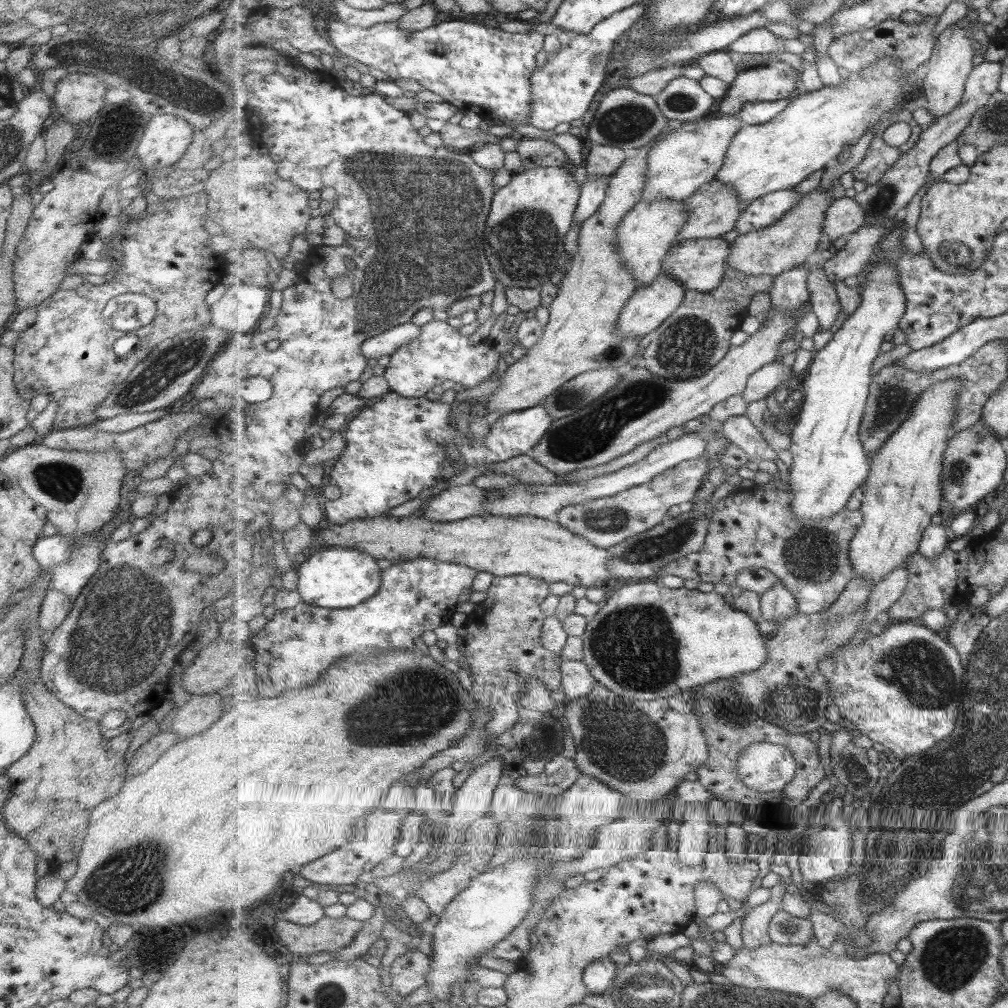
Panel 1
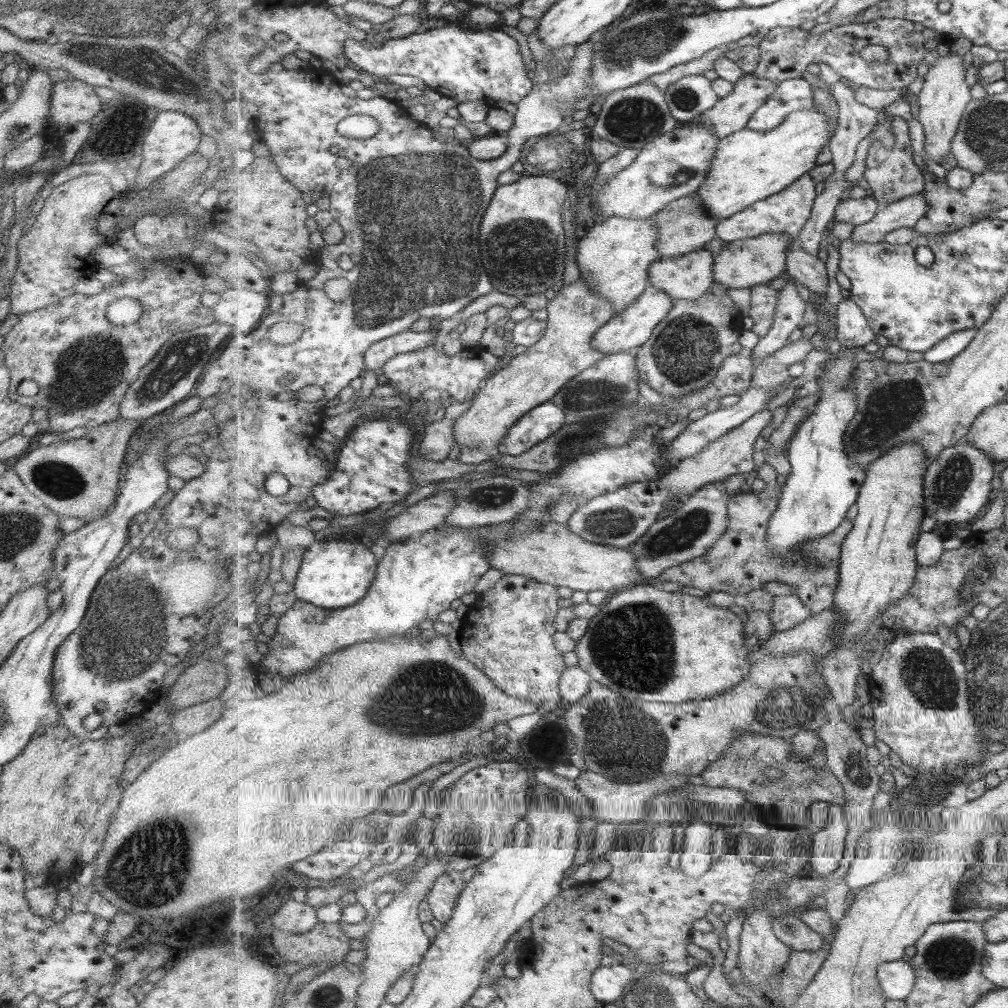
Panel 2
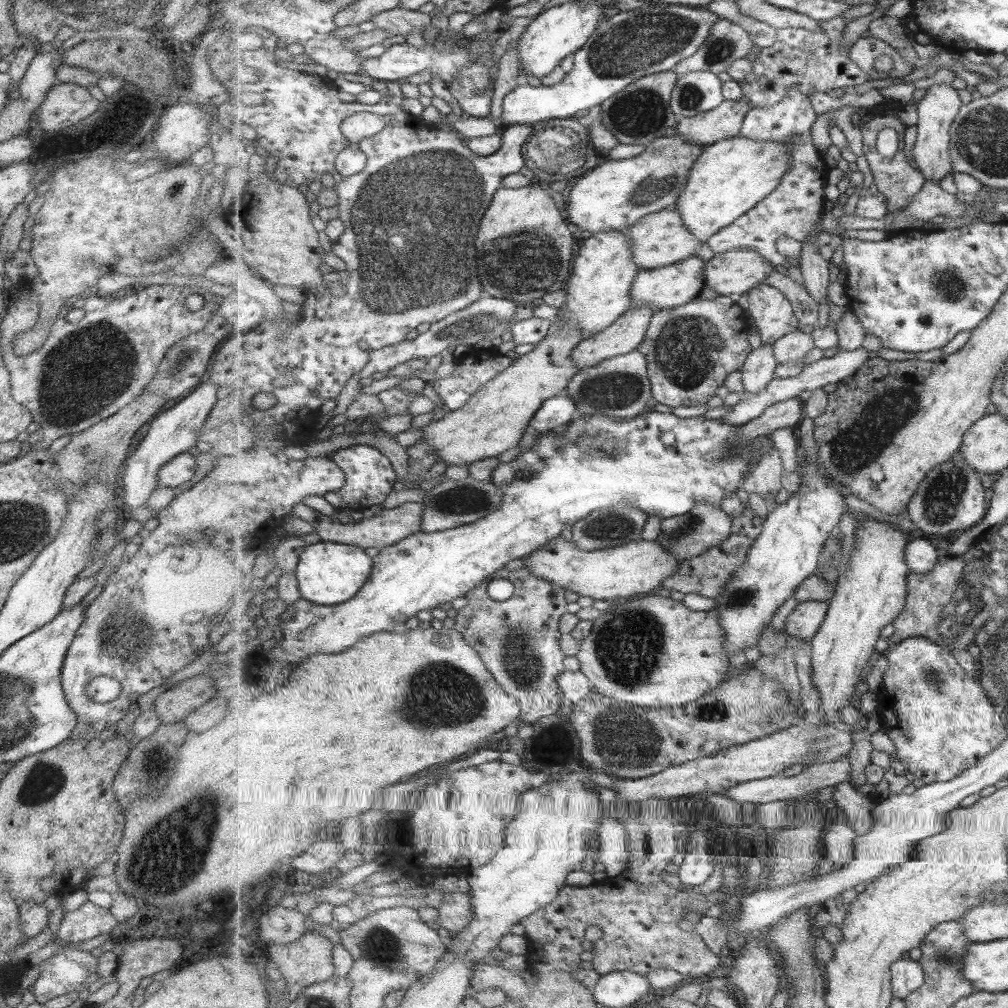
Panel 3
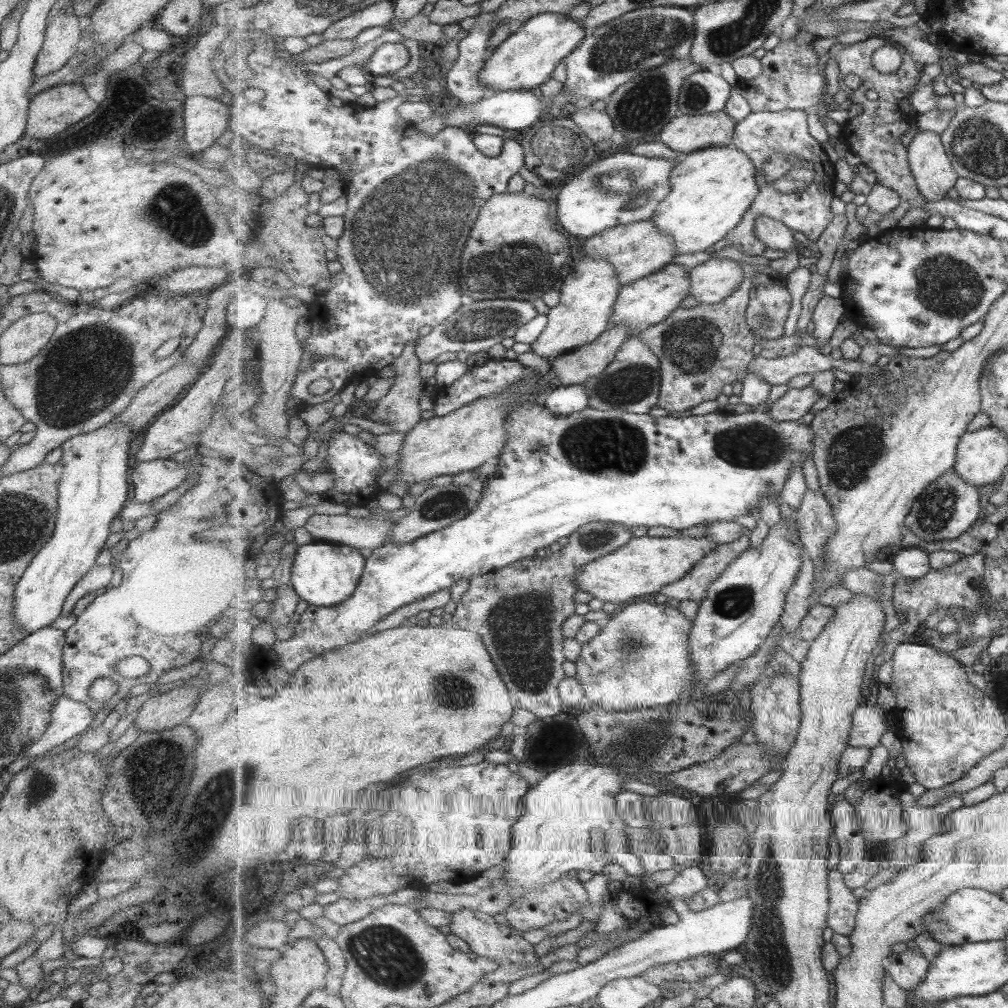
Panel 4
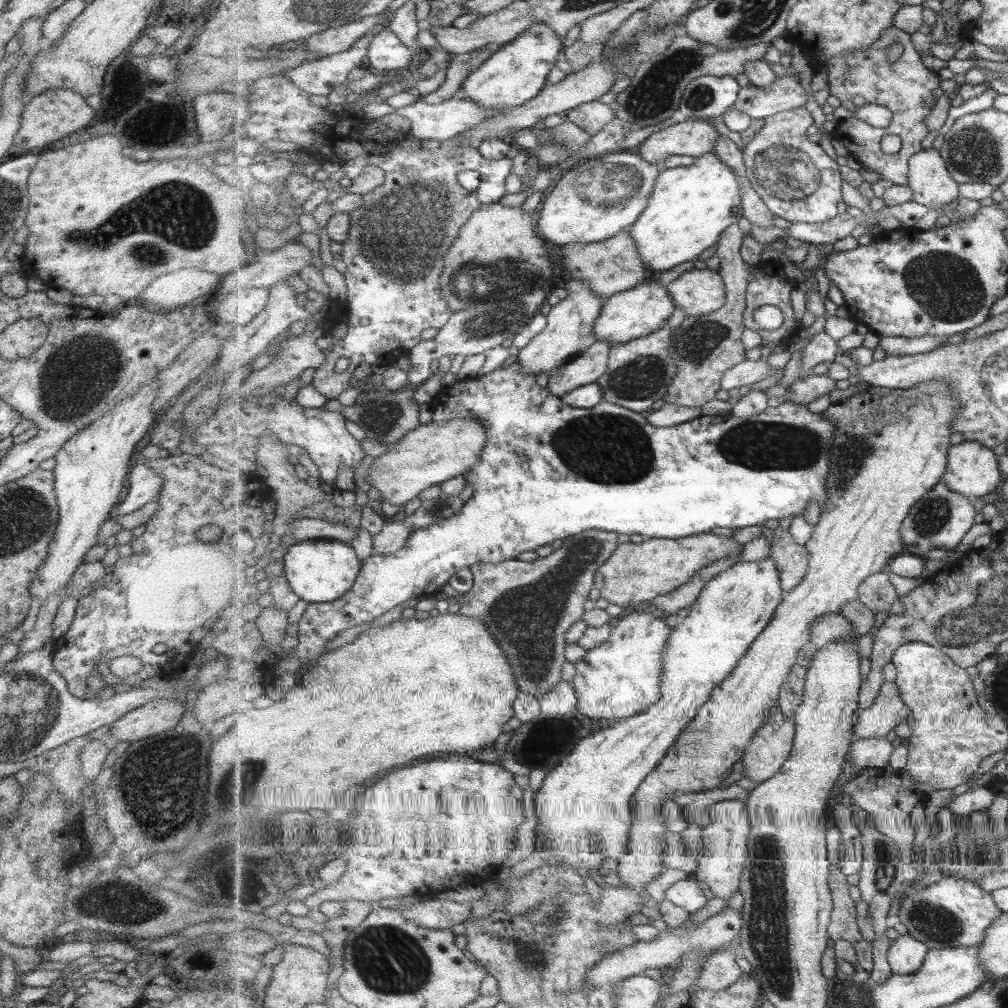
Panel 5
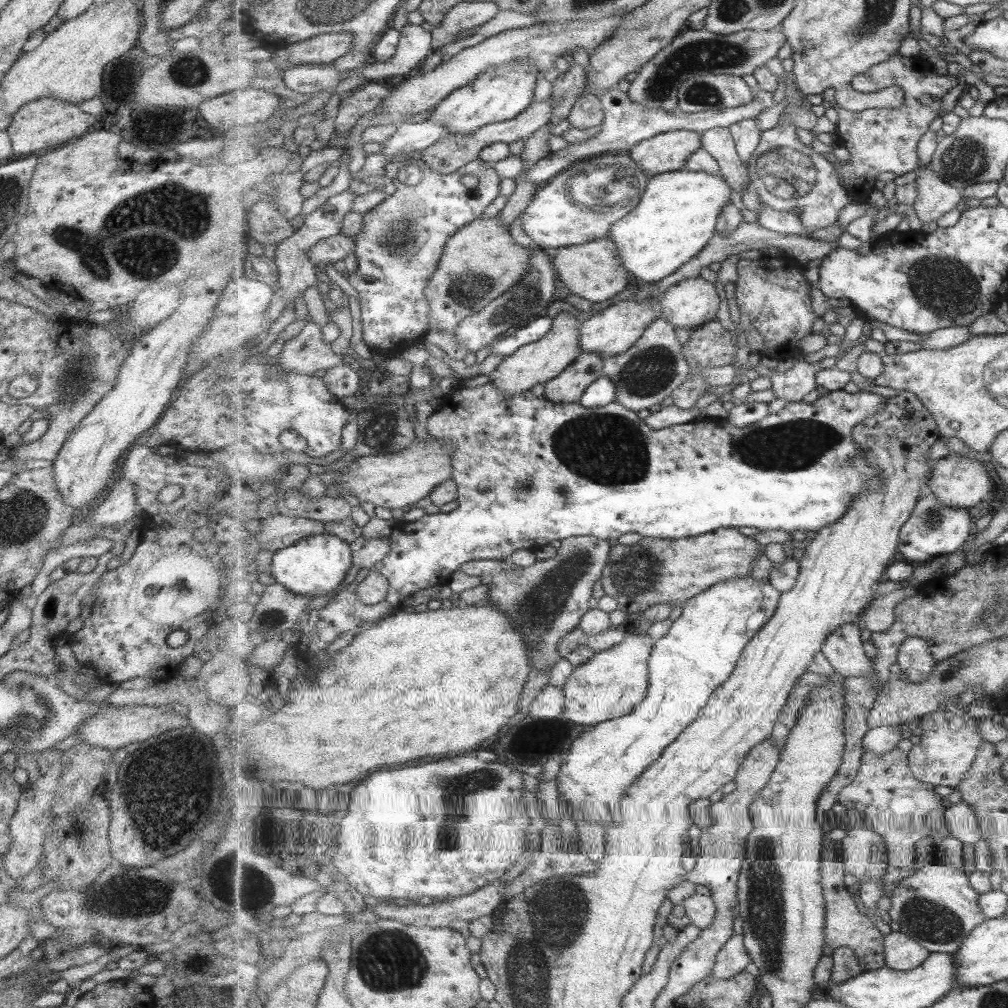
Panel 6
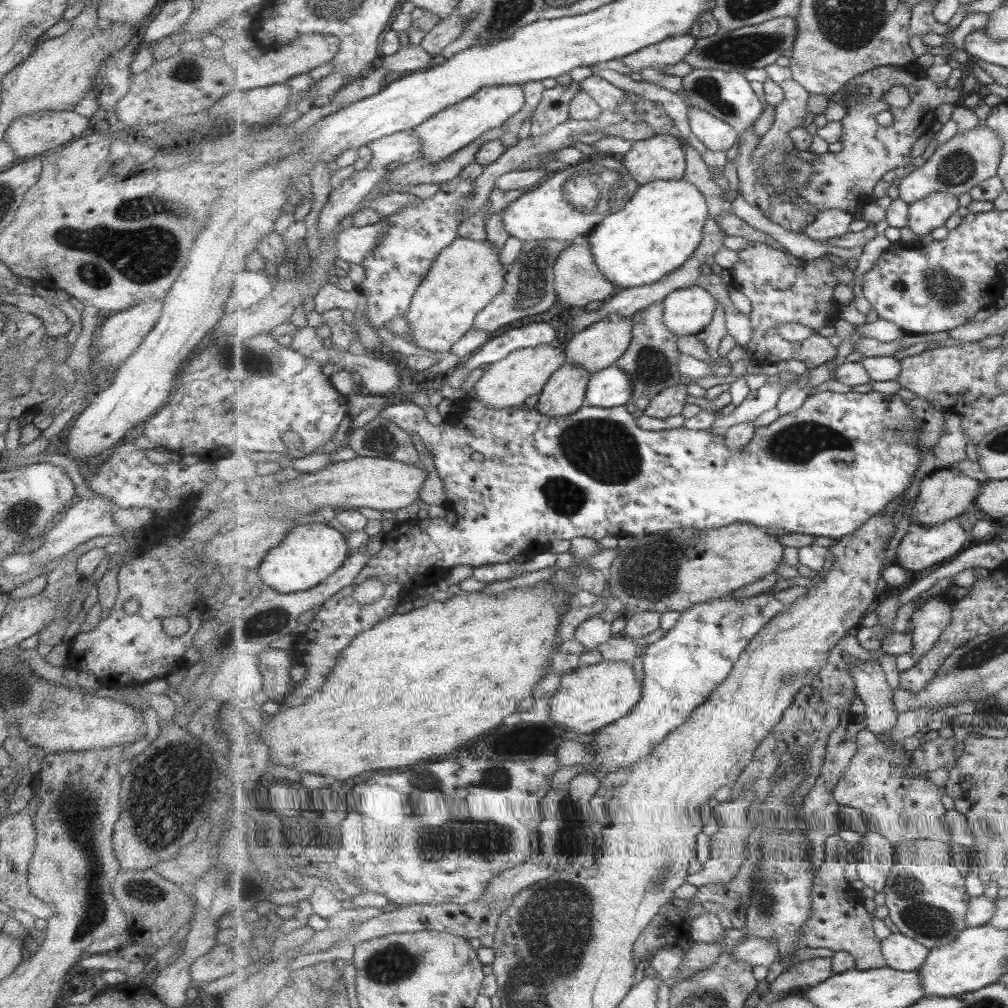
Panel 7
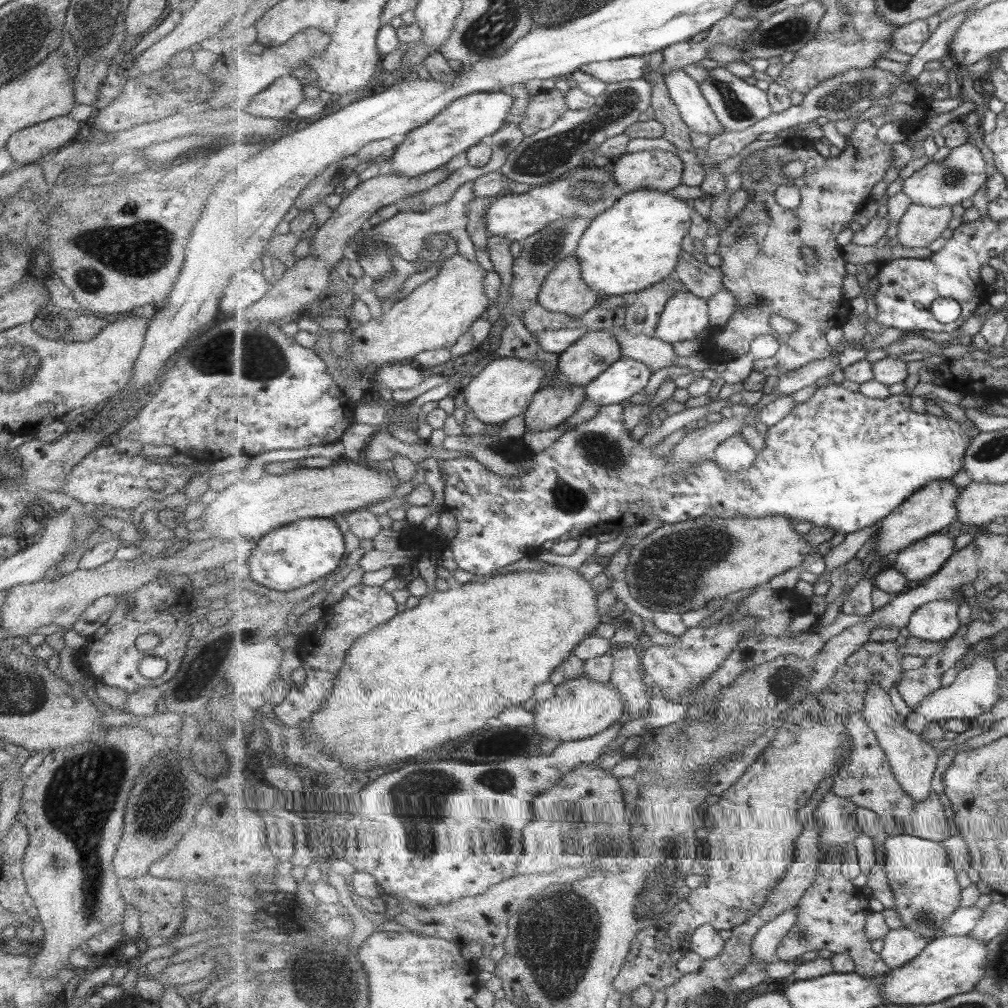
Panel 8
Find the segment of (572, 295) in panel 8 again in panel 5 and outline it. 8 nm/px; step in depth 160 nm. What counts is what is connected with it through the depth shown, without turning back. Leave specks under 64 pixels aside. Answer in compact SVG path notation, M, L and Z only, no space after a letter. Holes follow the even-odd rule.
M629 231L601 242L565 245L562 247L562 255L562 263L572 279L586 281L587 286L602 297L611 298L615 294L632 290L647 276L648 267L645 266L637 250L637 242Z

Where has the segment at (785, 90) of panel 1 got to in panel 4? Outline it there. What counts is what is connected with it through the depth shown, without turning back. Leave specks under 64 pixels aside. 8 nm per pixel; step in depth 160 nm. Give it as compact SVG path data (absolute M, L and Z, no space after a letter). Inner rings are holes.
M727 111L681 114L666 125L657 140L686 156L701 149L732 145L737 125Z

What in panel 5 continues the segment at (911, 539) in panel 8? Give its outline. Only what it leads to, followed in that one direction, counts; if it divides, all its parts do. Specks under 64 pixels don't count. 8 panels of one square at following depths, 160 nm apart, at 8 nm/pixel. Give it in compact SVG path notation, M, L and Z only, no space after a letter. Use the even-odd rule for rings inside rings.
M963 440L950 449L948 469L942 481L966 497L985 496L1001 482L999 459L982 442Z

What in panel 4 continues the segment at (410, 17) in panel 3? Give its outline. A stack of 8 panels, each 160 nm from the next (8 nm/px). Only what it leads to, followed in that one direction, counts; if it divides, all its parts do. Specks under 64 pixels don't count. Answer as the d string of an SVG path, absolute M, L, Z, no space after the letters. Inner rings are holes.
M423 12L406 21L399 21L394 18L389 24L389 28L400 33L405 39L415 40L419 44L431 43L440 49L447 44L443 35L443 27L434 23Z

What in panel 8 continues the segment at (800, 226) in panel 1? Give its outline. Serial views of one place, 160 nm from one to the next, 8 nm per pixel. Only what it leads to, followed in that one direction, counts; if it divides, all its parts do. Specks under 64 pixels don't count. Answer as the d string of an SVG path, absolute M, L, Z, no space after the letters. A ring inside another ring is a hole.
M679 291L669 300L655 336L672 345L693 340L703 330L711 328L708 302L691 292Z

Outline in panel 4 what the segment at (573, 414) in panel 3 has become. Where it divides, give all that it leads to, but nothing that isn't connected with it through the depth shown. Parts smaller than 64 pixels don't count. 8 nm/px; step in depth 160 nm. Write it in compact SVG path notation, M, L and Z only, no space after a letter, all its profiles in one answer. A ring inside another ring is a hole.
M583 385L561 386L553 388L545 395L543 405L553 414L569 417L588 407L589 395Z

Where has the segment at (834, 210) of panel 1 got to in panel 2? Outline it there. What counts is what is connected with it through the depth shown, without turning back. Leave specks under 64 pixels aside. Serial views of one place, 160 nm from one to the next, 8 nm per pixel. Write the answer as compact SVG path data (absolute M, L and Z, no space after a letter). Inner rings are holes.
M863 197L860 199L847 199L841 201L836 208L835 220L857 227L873 221L879 212L879 201L874 197Z

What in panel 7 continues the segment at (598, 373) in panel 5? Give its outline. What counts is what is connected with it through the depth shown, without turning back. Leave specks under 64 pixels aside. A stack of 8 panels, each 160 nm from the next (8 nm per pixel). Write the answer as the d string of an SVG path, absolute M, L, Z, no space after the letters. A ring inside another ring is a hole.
M567 362L539 394L538 409L557 418L577 412L584 405L591 378L590 371Z

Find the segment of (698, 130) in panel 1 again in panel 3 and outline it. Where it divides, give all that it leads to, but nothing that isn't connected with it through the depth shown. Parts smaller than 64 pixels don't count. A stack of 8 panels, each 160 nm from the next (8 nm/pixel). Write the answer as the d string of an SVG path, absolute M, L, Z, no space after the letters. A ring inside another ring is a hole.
M679 135L659 137L652 140L639 156L625 160L610 159L595 167L589 173L585 173L572 187L568 207L565 209L567 221L591 234L609 232L609 230L626 232L627 228L637 225L645 215L673 208L680 194L687 188L694 164L703 154L704 147Z

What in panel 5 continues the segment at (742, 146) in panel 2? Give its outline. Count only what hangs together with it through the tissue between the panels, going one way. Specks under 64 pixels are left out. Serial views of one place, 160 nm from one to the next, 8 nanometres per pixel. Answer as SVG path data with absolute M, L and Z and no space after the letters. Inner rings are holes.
M715 153L697 157L691 166L664 169L646 212L629 230L645 266L663 272L713 252L725 230L744 216L741 187L735 169Z

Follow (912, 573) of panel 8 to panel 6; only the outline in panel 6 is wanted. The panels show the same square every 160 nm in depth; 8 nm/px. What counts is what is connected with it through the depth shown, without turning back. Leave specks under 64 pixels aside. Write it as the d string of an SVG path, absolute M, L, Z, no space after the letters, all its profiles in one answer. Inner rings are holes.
M928 492L920 498L916 510L901 529L899 551L912 564L926 564L939 555L951 554L964 548L971 534L971 514L963 508L945 508L938 501L938 496Z

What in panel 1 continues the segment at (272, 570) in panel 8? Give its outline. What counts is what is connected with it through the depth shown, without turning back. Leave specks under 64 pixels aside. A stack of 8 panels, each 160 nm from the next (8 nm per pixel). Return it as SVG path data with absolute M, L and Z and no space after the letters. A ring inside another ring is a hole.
M331 546L304 557L298 563L297 589L303 602L326 609L352 609L376 596L382 587L383 570L376 558L352 547Z

